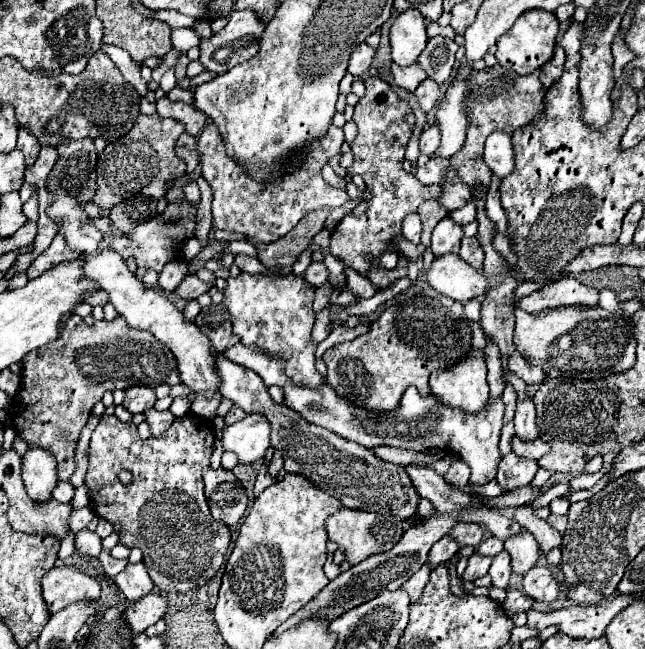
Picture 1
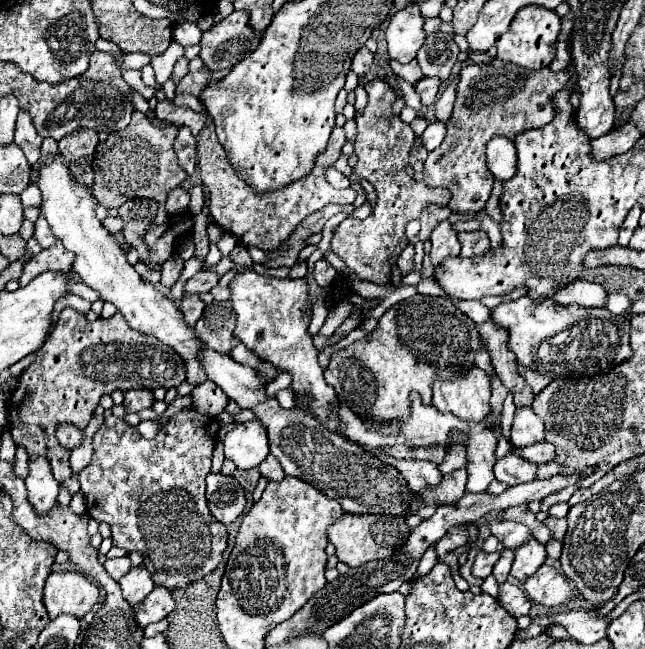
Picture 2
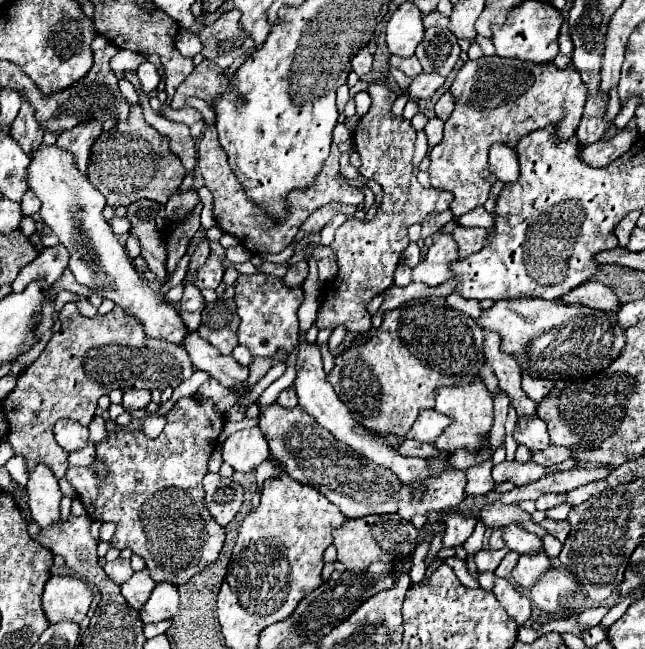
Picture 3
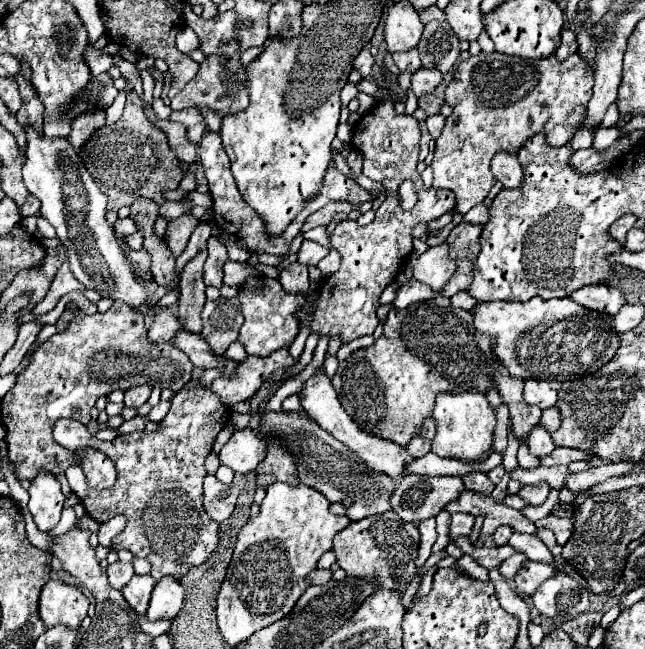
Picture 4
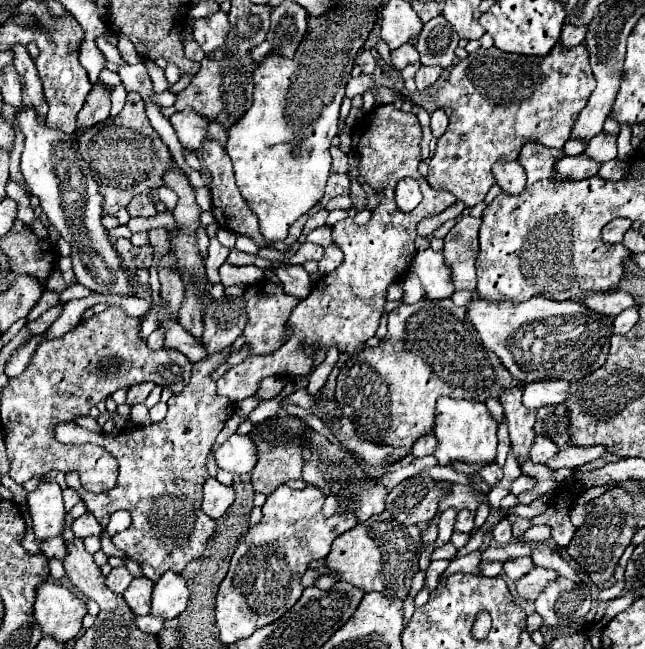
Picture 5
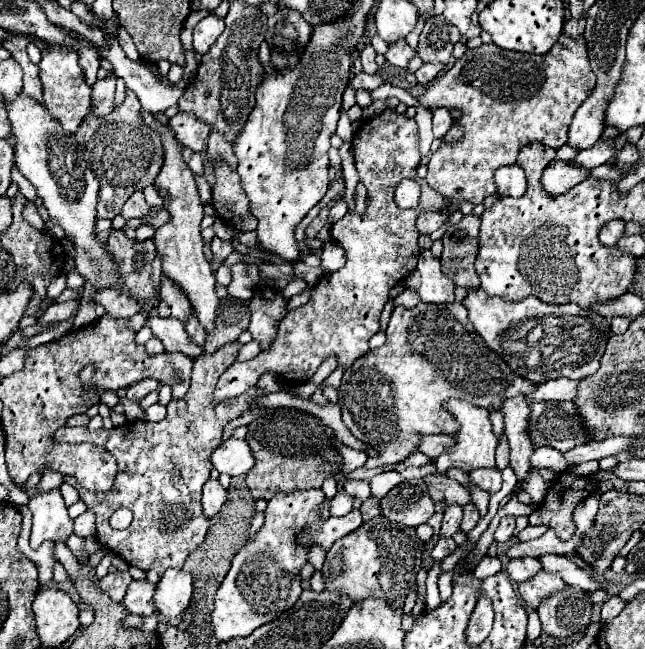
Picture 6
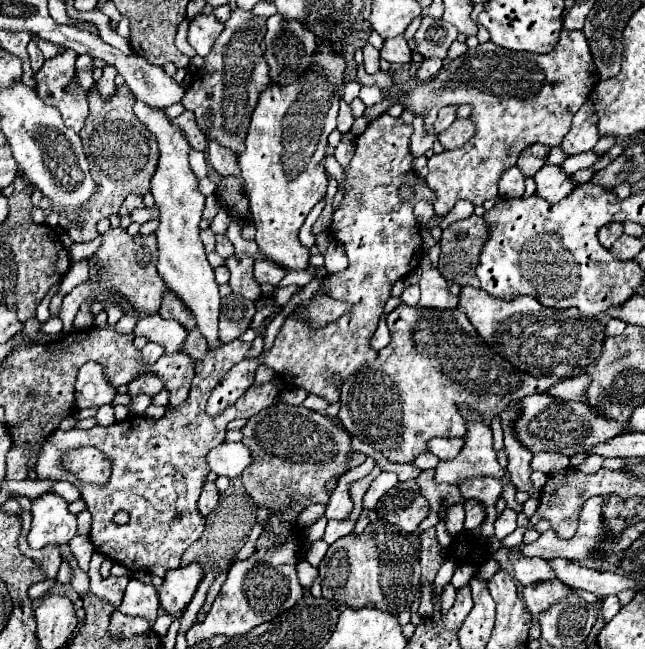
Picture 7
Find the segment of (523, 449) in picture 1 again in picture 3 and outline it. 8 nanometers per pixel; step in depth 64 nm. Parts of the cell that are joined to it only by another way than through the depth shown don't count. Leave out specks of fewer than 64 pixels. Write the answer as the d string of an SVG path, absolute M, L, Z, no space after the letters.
M548 446L544 450L530 450L530 456L536 464L542 464L542 466L552 466L552 464L558 464L558 462L564 462L568 460L572 454L562 448L562 446Z

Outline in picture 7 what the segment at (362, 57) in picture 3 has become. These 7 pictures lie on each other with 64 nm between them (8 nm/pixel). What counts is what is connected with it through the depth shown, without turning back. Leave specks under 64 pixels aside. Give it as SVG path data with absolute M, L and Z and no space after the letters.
M366 44L364 46L364 70L368 74L376 74L380 70L380 52L372 46L372 44Z

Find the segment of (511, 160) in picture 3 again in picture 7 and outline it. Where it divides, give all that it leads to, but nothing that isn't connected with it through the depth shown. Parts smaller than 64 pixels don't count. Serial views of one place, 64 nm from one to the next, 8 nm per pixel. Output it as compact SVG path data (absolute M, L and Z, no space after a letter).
M518 166L504 170L498 180L500 198L520 198L524 194L524 180L526 176L520 172Z

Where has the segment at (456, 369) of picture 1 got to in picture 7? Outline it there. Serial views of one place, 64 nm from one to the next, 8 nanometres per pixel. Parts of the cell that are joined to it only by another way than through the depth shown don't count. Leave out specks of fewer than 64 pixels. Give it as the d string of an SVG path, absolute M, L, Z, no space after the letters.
M458 406L464 414L468 432L464 434L464 446L454 460L440 460L436 466L436 480L460 484L472 476L504 476L492 448L492 430L484 424L484 418L470 406Z

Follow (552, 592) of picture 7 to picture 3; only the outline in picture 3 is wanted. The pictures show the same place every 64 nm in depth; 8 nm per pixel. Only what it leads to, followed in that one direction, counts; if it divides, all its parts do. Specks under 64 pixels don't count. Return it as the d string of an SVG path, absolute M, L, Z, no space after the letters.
M540 550L538 554L520 554L516 568L512 570L512 578L516 580L516 584L528 592L528 588L532 588L532 584L536 582L536 576L542 576L542 572L546 572L550 566L550 558L546 556L544 550Z

